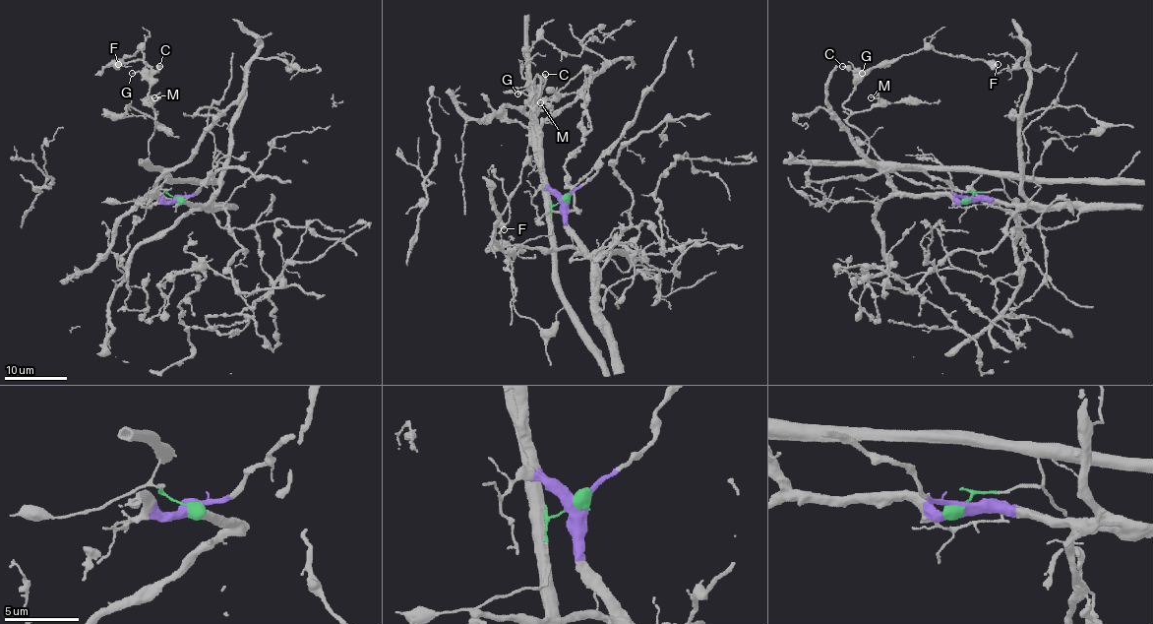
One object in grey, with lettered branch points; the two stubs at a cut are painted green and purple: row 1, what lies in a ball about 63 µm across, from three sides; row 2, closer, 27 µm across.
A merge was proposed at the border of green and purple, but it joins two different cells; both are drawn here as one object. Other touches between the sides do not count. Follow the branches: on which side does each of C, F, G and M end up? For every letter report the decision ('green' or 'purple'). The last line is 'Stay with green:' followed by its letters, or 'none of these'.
C: green
F: green
G: green
M: green
Stay with green: C, F, G, M

